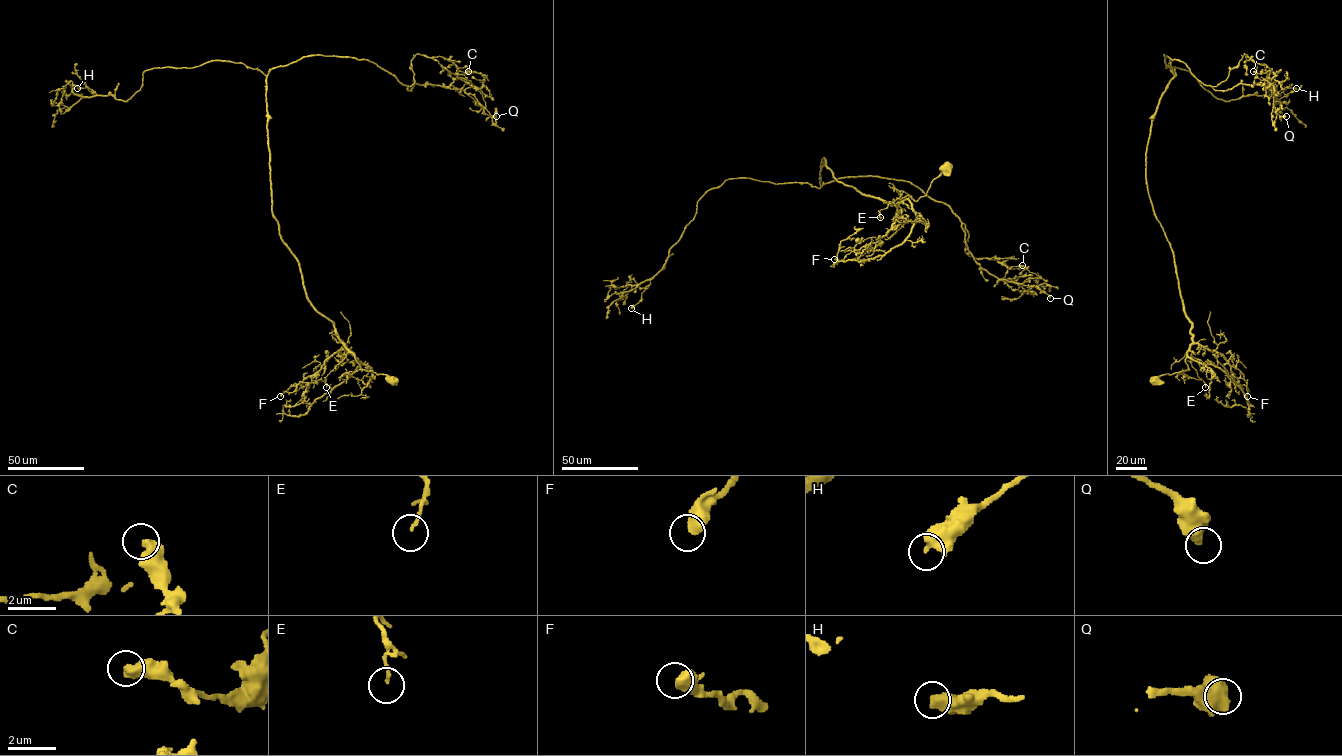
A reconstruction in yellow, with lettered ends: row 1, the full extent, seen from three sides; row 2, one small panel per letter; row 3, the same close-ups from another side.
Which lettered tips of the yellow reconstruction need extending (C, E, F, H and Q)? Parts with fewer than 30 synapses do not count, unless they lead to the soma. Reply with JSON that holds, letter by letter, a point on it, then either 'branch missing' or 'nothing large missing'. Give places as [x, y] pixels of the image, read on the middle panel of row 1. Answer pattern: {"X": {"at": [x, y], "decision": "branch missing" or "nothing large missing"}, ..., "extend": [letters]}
{"C": {"at": [1022, 265], "decision": "nothing large missing"}, "E": {"at": [880, 217], "decision": "nothing large missing"}, "F": {"at": [834, 259], "decision": "branch missing"}, "H": {"at": [631, 308], "decision": "nothing large missing"}, "Q": {"at": [1050, 298], "decision": "nothing large missing"}, "extend": ["F"]}

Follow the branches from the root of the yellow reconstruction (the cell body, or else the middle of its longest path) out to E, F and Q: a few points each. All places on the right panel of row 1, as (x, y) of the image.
E: (1155, 380), (1162, 375), (1188, 369), (1185, 358), (1190, 351), (1191, 365), (1205, 387)
F: (1155, 380), (1188, 369), (1186, 352), (1198, 344), (1223, 355), (1238, 382), (1248, 389), (1247, 396)
Q: (1155, 380), (1189, 369), (1192, 342), (1146, 176), (1174, 75), (1164, 55), (1214, 90), (1266, 87), (1286, 116)

